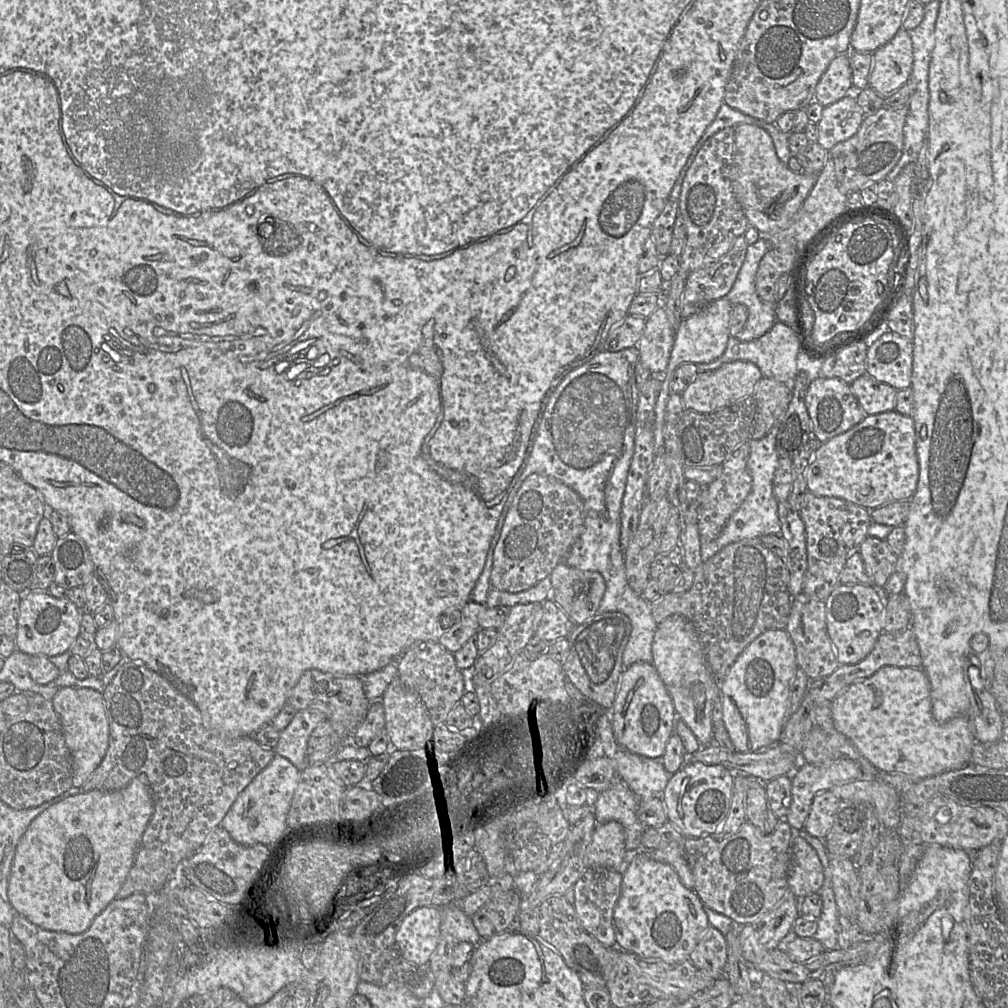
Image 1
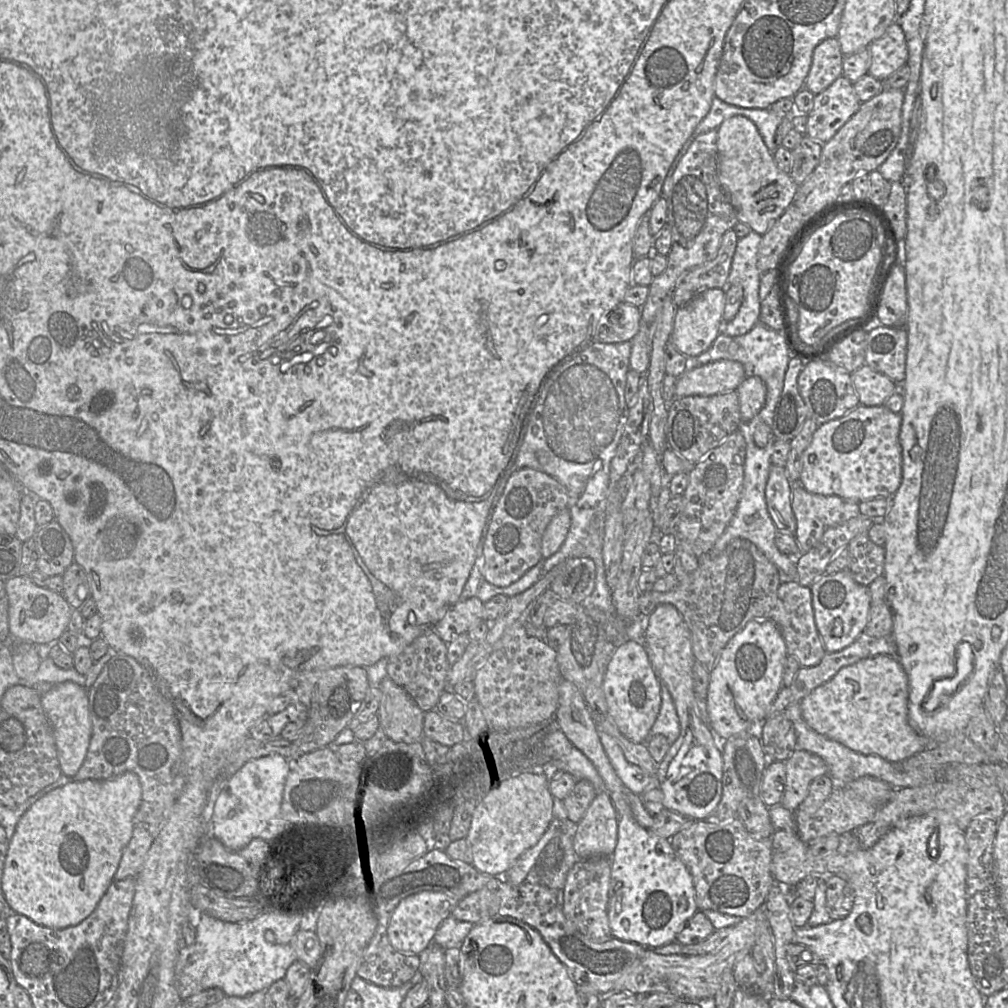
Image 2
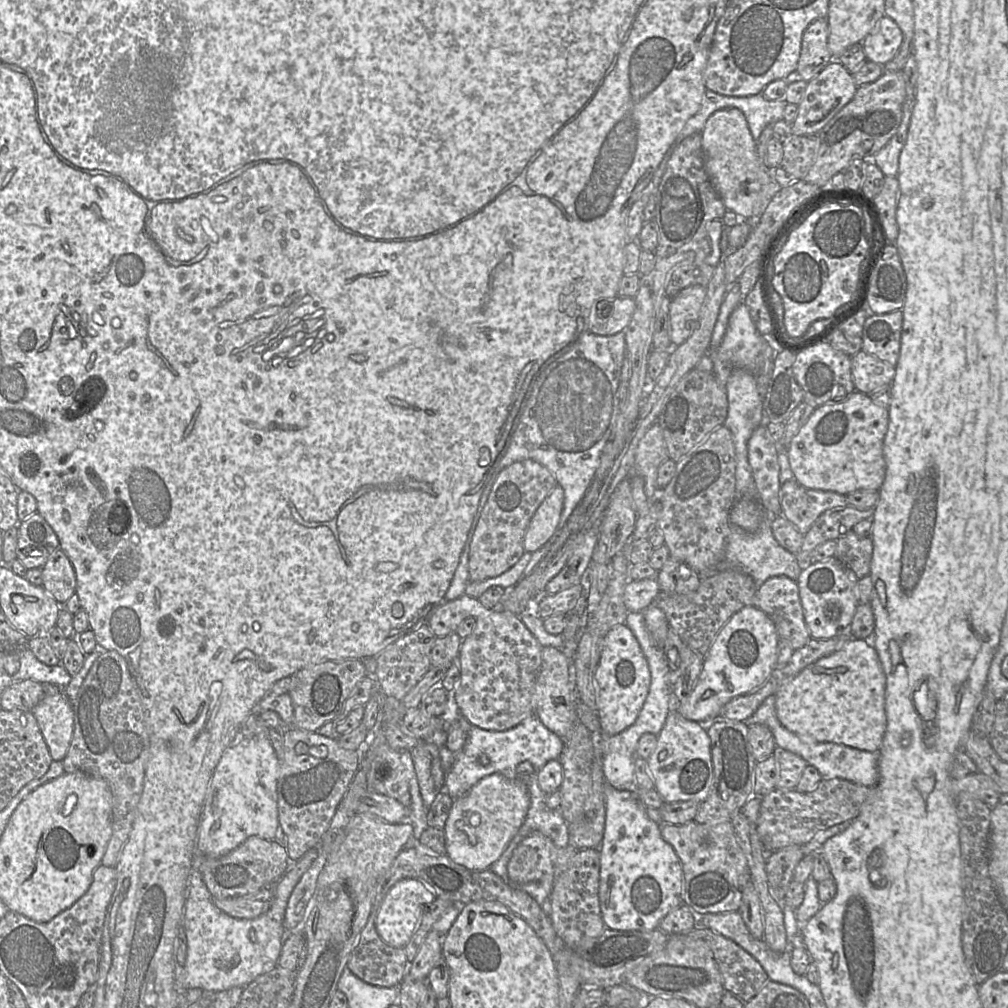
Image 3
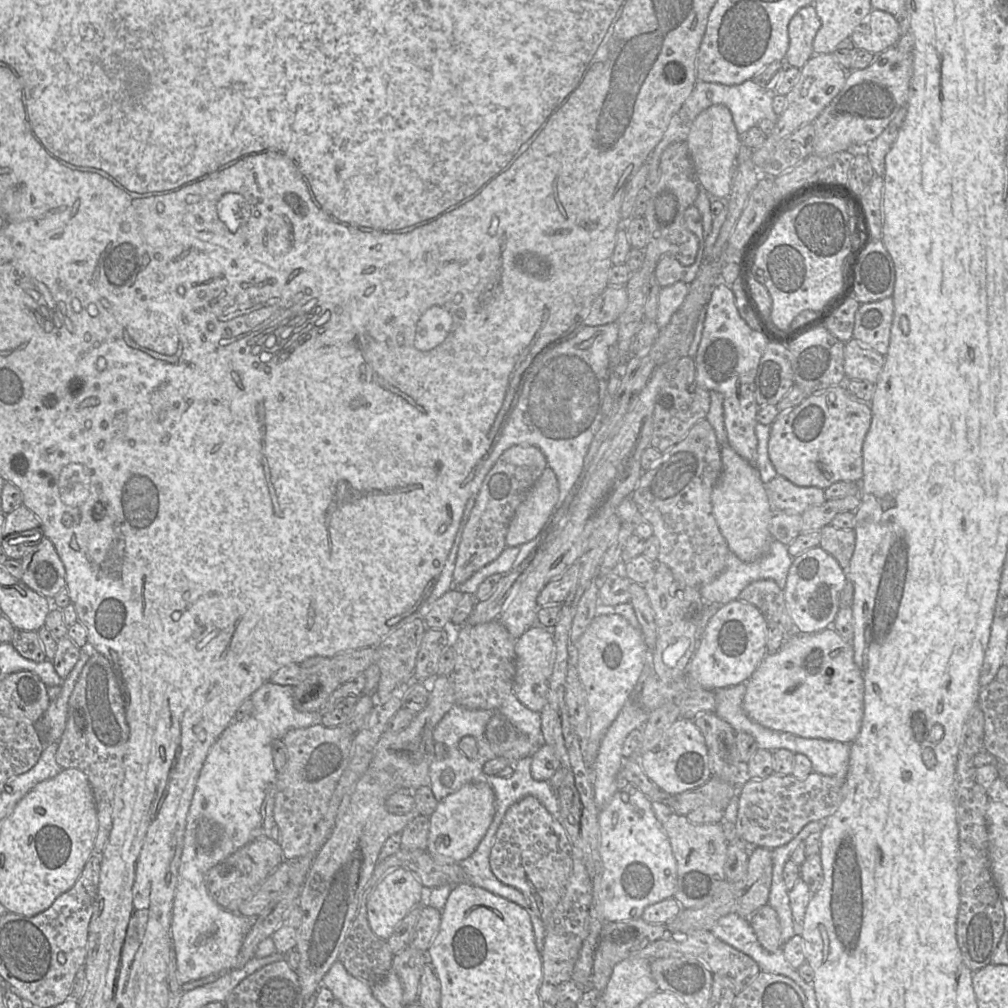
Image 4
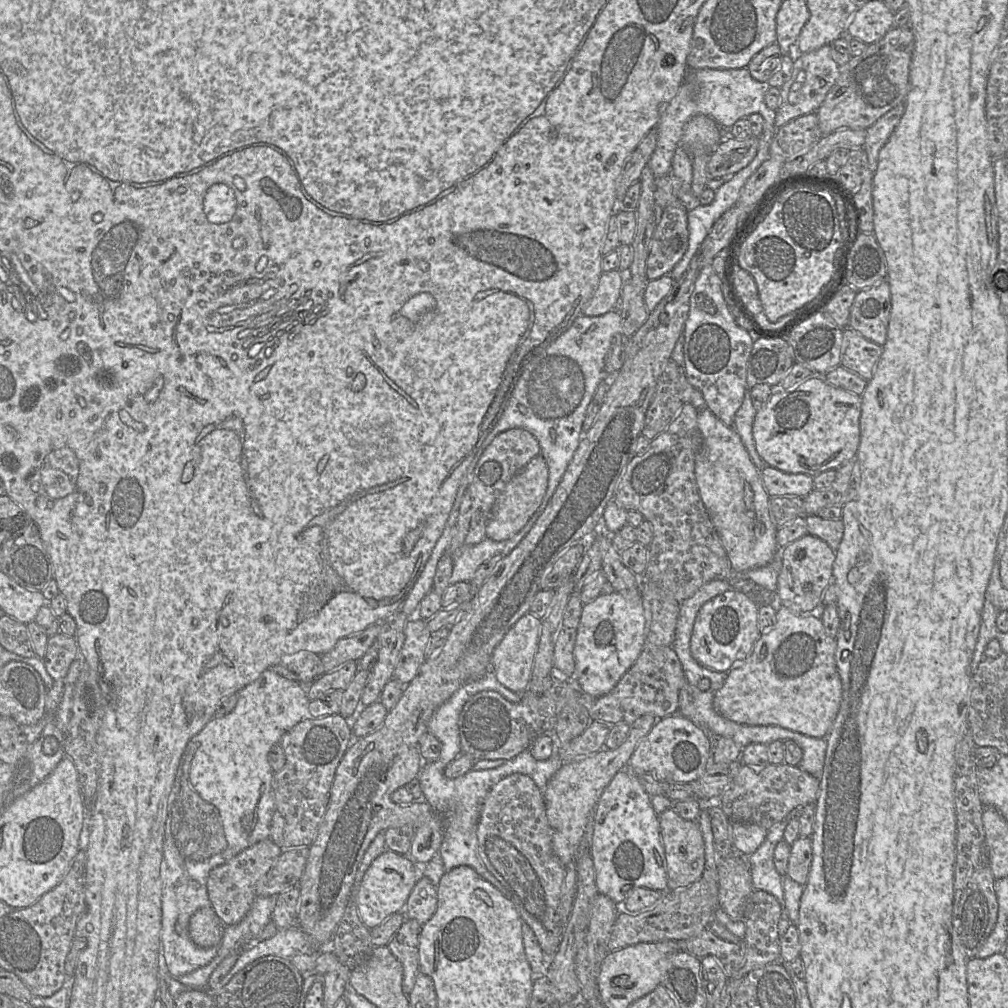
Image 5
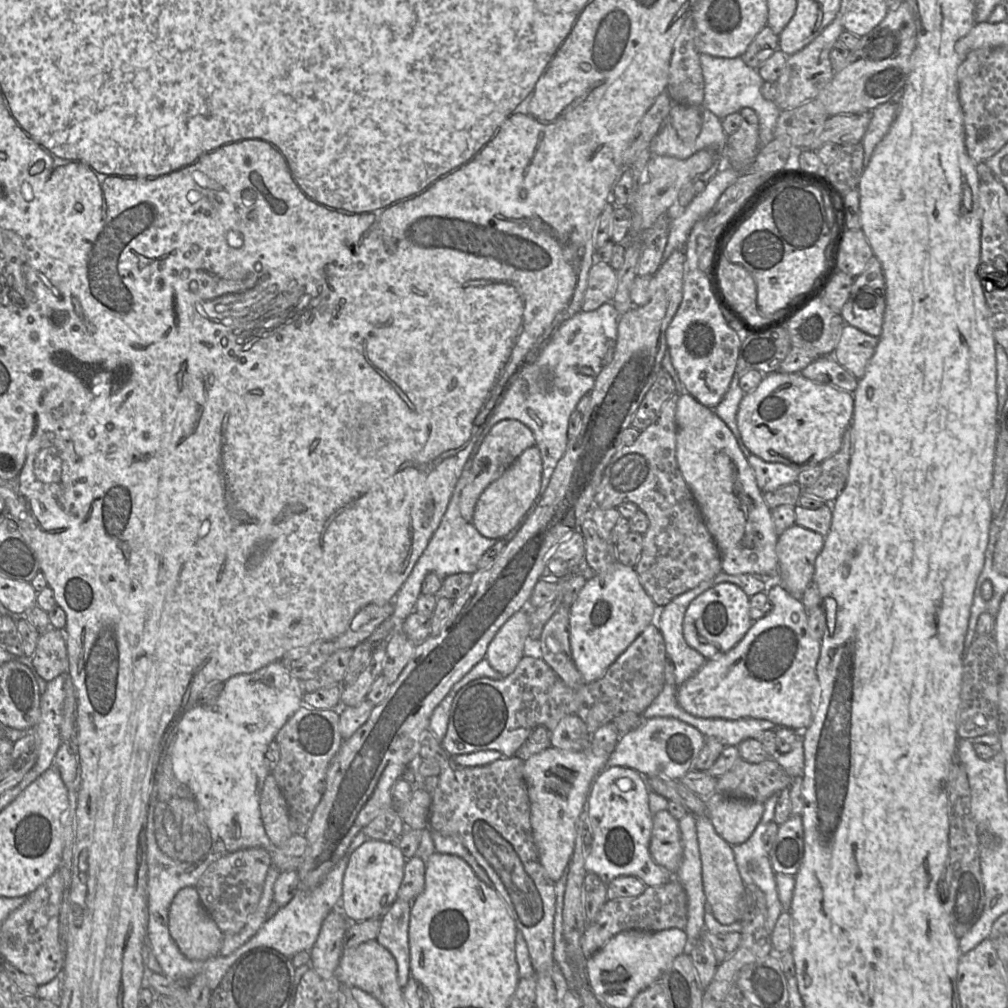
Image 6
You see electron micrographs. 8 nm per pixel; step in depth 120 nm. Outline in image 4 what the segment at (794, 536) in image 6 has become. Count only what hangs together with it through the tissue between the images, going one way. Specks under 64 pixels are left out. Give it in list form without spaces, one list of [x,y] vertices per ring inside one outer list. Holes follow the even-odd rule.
[[[821,546],[793,558],[783,591],[786,608],[797,632],[815,633],[832,627],[840,609],[840,593],[847,580],[846,572],[838,561]]]

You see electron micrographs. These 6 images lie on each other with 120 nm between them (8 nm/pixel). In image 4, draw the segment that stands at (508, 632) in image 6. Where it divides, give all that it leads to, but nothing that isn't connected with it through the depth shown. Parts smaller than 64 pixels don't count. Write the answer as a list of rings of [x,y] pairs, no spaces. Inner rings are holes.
[[[532,626],[515,643],[516,671],[513,693],[527,708],[540,713],[546,703],[549,679],[556,659],[556,645],[553,635],[543,628]]]

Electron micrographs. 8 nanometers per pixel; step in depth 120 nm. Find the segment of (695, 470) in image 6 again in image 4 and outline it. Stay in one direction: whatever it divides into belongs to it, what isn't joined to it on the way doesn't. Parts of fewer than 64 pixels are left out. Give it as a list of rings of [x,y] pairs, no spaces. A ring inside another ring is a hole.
[[[728,443],[721,445],[722,473],[712,495],[712,510],[729,550],[744,562],[764,555],[772,539],[769,523],[773,507],[758,469],[742,458]]]

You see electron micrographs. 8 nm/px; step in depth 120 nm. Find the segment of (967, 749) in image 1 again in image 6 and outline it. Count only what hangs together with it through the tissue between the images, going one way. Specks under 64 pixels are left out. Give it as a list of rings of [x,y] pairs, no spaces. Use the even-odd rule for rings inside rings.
[[[770,582],[767,595],[770,611],[753,621],[744,637],[731,650],[707,659],[698,672],[677,686],[677,702],[686,712],[701,718],[765,719],[798,732],[811,724],[821,695],[816,672],[821,641],[809,633],[808,610],[802,601],[790,594],[781,583]]]

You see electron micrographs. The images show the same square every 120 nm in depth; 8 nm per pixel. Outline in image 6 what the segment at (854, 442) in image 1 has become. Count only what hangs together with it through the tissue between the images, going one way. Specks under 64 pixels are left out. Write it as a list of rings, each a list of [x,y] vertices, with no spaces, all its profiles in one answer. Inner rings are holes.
[[[779,370],[764,375],[758,388],[744,395],[737,413],[737,425],[744,444],[752,454],[801,472],[820,465],[840,450],[853,412],[853,393],[814,382],[801,373]]]

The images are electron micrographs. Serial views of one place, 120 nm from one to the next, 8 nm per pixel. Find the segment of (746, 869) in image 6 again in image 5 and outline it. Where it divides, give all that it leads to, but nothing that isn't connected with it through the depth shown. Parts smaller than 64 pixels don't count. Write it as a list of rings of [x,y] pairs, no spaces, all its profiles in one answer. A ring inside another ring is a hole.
[[[782,821],[772,826],[766,834],[760,847],[746,857],[751,876],[752,887],[762,890],[775,897],[780,906],[778,933],[780,938],[786,933],[791,924],[785,905],[782,886],[782,876],[776,871],[773,863],[774,849],[777,843],[784,839],[784,830],[787,821]]]

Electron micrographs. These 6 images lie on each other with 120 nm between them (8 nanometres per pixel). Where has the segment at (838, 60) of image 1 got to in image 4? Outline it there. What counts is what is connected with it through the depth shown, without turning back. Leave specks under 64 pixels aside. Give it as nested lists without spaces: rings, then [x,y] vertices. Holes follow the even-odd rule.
[[[808,5],[791,18],[788,24],[789,47],[785,62],[787,66],[801,69],[815,54],[813,41],[821,27],[821,21],[813,5]]]

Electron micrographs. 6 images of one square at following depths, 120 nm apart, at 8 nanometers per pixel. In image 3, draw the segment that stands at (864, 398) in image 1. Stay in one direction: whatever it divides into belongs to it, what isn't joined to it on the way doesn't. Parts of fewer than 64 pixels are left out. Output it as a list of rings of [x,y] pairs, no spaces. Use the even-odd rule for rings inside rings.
[[[865,352],[851,358],[851,372],[855,389],[869,395],[881,387],[890,387],[896,373],[894,366]]]

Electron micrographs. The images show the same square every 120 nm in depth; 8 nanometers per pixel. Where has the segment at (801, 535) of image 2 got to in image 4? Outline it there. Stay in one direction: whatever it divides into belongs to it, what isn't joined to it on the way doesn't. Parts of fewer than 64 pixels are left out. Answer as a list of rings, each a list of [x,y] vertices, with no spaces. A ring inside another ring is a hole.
[[[779,474],[765,485],[773,509],[785,512],[802,514],[809,508],[828,500],[825,489],[799,486]]]

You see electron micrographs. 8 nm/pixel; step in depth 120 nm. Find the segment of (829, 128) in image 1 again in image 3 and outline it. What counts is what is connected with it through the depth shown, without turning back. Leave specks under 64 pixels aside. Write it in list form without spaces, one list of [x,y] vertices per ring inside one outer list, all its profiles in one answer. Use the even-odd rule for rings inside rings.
[[[837,59],[831,61],[815,78],[807,82],[802,100],[797,105],[797,117],[790,125],[792,135],[816,136],[852,100],[856,89],[852,74]]]

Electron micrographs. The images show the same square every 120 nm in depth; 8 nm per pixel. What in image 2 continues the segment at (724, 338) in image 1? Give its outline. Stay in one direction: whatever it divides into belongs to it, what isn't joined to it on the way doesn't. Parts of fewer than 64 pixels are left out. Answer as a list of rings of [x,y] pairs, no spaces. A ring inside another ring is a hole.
[[[721,288],[707,289],[693,300],[677,309],[672,332],[672,343],[686,357],[697,357],[708,350],[724,324],[723,314],[726,303],[725,290]]]

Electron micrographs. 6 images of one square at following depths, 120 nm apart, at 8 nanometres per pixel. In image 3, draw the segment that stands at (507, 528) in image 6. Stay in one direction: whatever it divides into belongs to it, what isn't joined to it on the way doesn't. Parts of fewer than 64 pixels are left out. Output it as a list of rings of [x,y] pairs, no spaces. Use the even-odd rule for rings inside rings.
[[[558,484],[538,507],[524,537],[524,548],[535,552],[549,542],[558,530],[564,507],[564,491]]]

